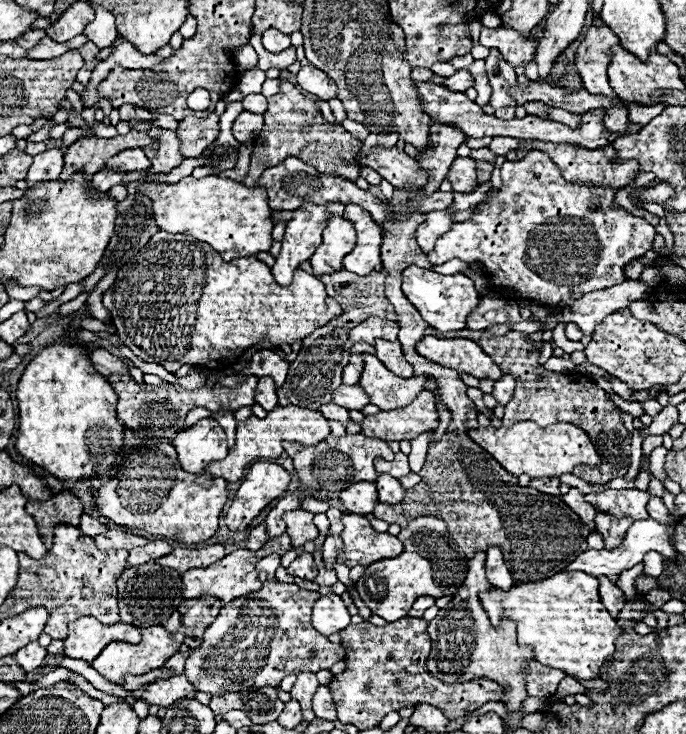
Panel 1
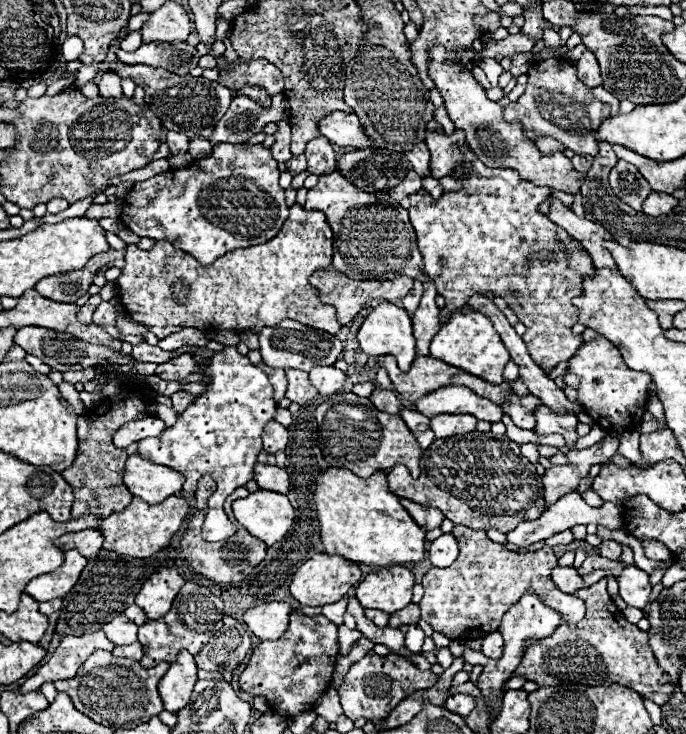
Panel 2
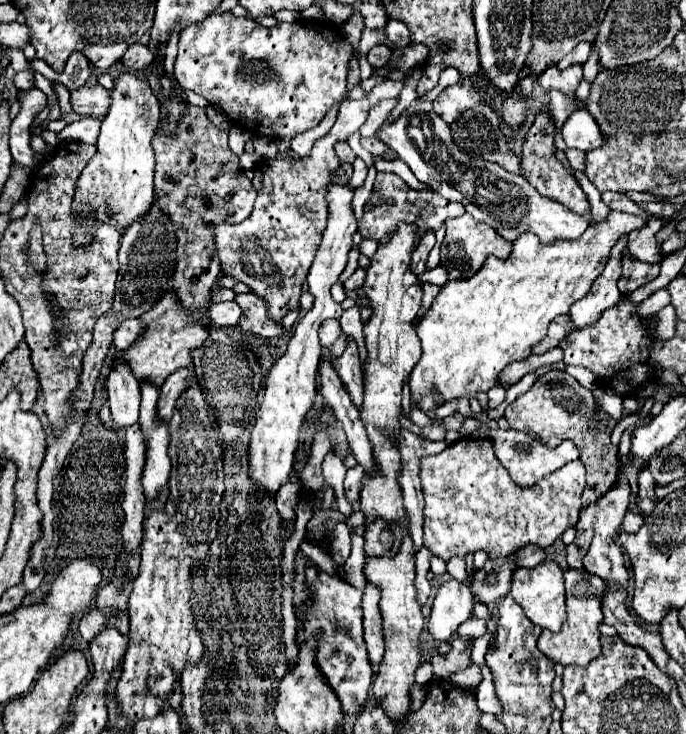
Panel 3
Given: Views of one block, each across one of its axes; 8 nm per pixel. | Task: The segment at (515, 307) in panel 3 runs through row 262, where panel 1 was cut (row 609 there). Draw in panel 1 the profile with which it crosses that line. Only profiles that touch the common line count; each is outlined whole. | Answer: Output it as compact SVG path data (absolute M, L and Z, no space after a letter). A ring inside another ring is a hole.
M558 572L552 578L538 580L538 582L516 582L510 590L490 590L478 594L482 608L486 610L492 626L498 626L500 620L510 618L516 622L518 644L532 646L538 652L538 662L560 668L570 676L582 680L598 678L598 670L606 664L606 658L614 652L614 642L622 634L616 620L606 612L604 604L598 596L598 578L584 574L584 572Z

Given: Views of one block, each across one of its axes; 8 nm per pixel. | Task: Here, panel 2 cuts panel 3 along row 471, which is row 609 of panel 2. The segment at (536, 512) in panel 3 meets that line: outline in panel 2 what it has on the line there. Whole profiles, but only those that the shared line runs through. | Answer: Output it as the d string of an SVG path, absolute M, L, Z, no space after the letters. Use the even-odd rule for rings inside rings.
M454 526L452 534L458 538L460 556L450 568L430 568L422 578L424 596L420 600L422 620L426 620L436 632L450 640L474 640L490 632L496 632L504 612L524 592L534 592L546 600L546 606L558 610L566 624L576 624L584 616L584 602L572 594L564 594L556 588L550 574L556 566L556 556L550 546L536 552L516 554L504 546L492 542L484 530L470 530Z

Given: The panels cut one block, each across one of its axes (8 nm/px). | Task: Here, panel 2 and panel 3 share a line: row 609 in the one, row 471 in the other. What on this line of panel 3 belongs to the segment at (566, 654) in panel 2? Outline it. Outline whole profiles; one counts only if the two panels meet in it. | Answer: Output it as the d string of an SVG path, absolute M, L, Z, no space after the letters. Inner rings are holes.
M550 370L542 374L528 392L520 394L512 404L508 404L504 416L510 428L536 434L548 446L556 446L564 438L572 438L576 442L580 450L580 460L586 469L586 486L582 495L582 504L600 498L600 494L608 492L610 486L614 486L614 482L618 480L618 468L620 468L618 448L614 448L610 442L610 432L618 422L612 420L596 404L590 390L580 386L578 380L566 374L564 370ZM598 420L606 424L604 430L596 428Z

